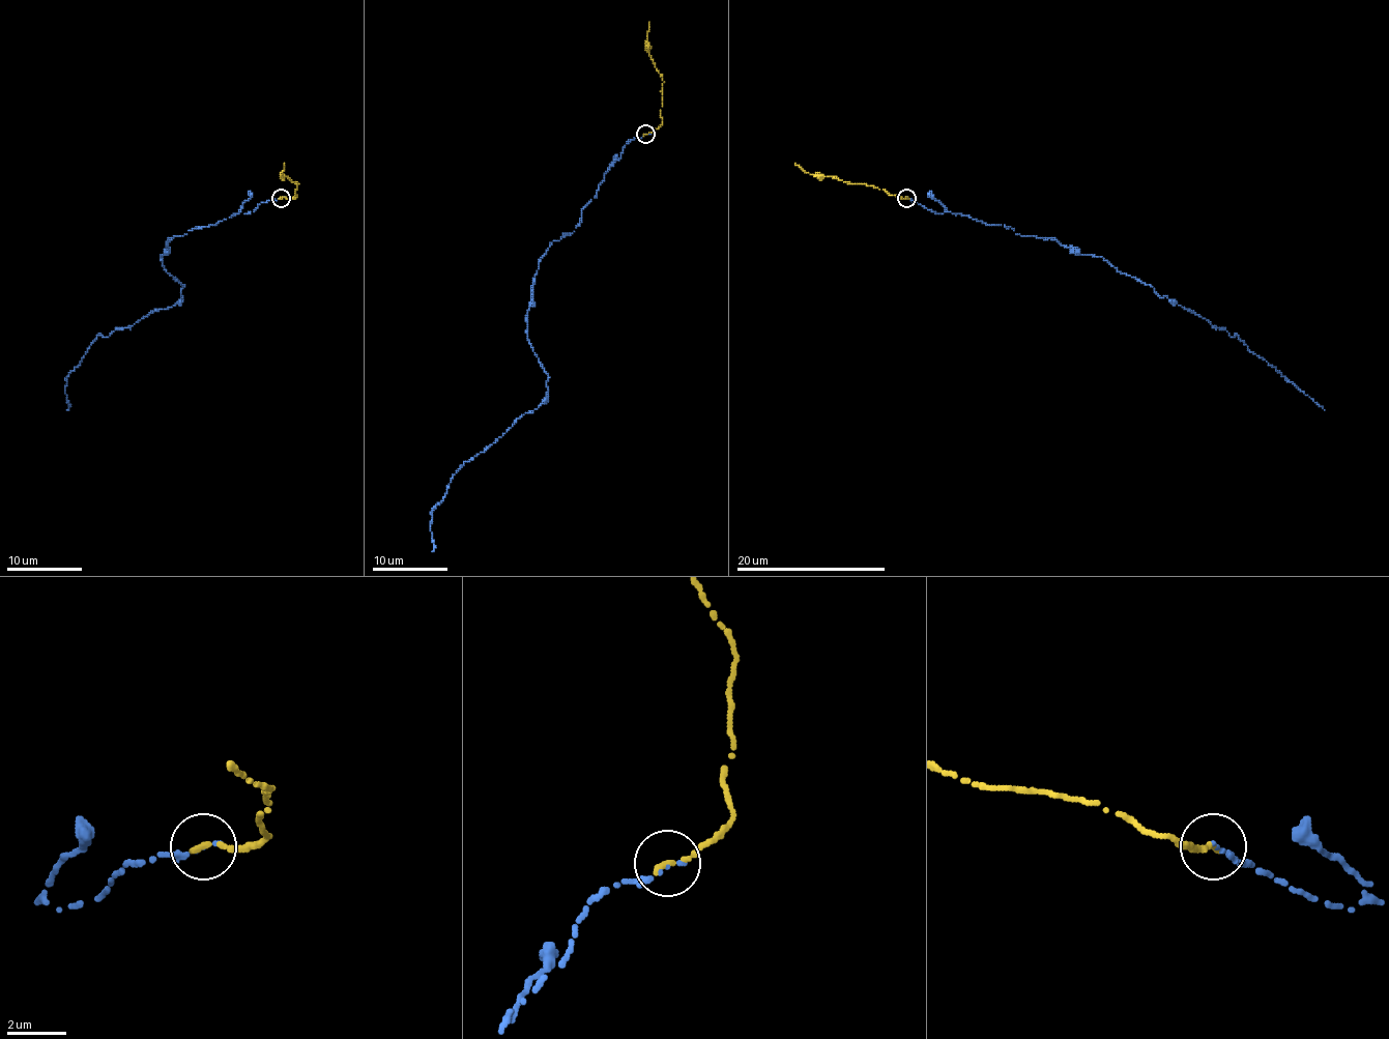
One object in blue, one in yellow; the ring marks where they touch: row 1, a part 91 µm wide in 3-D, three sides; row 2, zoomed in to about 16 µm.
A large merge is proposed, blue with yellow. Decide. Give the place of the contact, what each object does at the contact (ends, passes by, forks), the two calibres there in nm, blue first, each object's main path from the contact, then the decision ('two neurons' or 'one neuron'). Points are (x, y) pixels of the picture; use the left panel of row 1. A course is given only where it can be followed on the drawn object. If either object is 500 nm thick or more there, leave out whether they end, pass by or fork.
(281, 198) | blue ends | yellow ends | 130/200 nm | blue via (280, 199), (170, 238), (162, 260), (182, 296), (96, 337), (66, 376), (66, 410) | yellow via (280, 199), (293, 199), (298, 183), (282, 174), (284, 163) | one neuron

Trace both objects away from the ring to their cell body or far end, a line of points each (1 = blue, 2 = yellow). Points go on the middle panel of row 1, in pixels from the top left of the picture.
1: (645, 134), (534, 275), (527, 335), (548, 393), (451, 479), (432, 510), (432, 551)
2: (645, 134), (662, 122), (664, 82), (648, 54), (648, 22)

